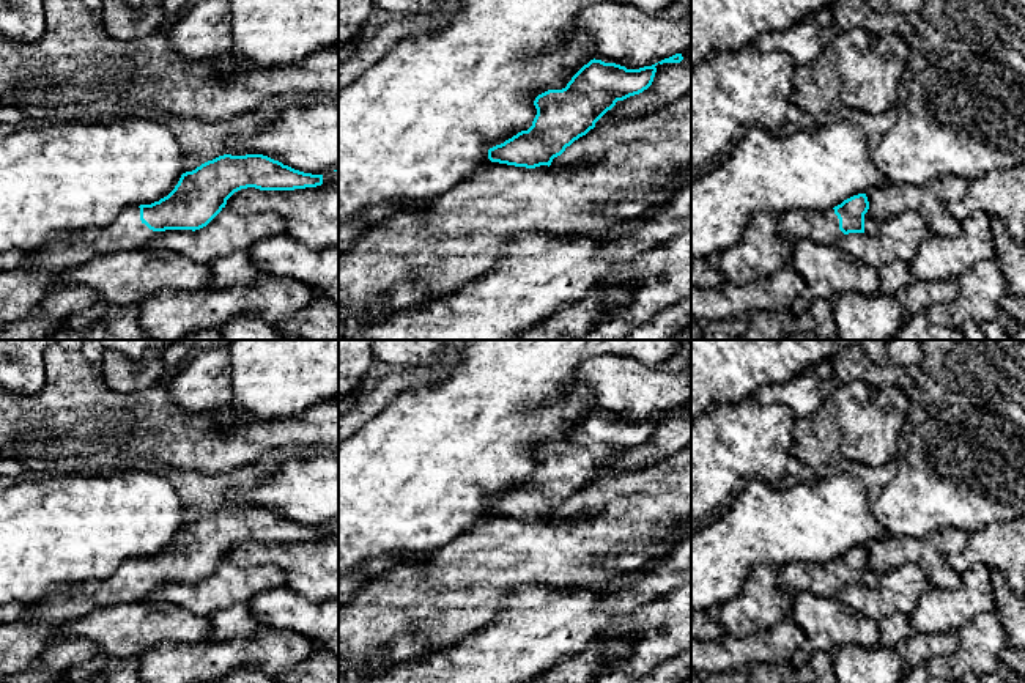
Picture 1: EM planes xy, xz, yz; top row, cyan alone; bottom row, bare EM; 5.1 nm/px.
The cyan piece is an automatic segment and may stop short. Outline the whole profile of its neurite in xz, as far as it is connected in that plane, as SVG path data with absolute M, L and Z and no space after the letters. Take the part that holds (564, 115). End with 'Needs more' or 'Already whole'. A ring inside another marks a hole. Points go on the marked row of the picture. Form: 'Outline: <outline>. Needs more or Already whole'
Outline: M590 60L565 88L538 94L534 101L537 115L532 126L490 148L488 159L526 168L550 167L567 146L594 129L617 101L647 90L657 65L627 69L616 63Z. Already whole

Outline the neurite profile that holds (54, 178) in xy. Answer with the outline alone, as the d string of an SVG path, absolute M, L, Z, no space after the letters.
M140 112L16 129L0 140L0 252L38 253L60 233L102 228L128 206L159 201L178 184L184 157L172 131Z

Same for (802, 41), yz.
M814 14L806 16L787 28L762 33L756 39L756 46L762 52L784 52L797 65L814 61L825 50L822 28L817 25Z

